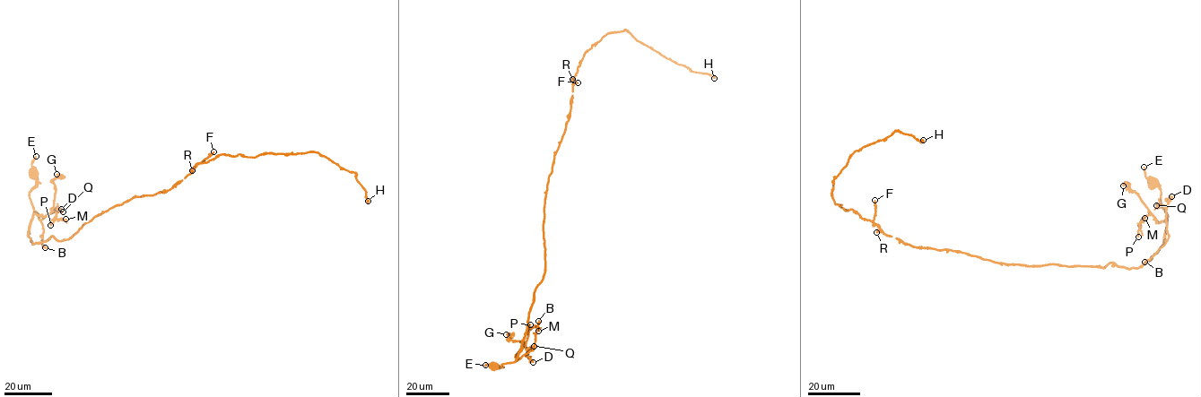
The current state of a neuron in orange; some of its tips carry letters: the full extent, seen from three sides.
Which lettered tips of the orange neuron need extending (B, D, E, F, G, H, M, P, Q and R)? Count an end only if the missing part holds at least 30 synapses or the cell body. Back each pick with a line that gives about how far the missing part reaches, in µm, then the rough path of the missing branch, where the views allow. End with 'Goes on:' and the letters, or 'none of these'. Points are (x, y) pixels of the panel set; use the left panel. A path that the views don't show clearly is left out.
F: about 110 µm are missing; missing branch runs (213, 151), (230, 135), (241, 107), (230, 85), (230, 71), (222, 42), (221, 1)
Goes on: F

